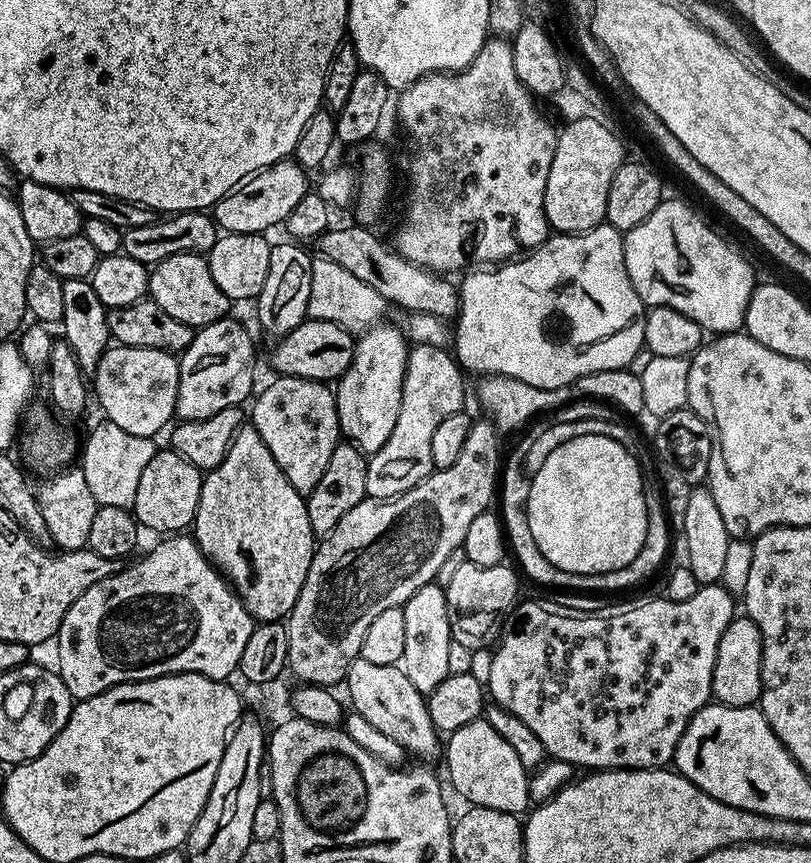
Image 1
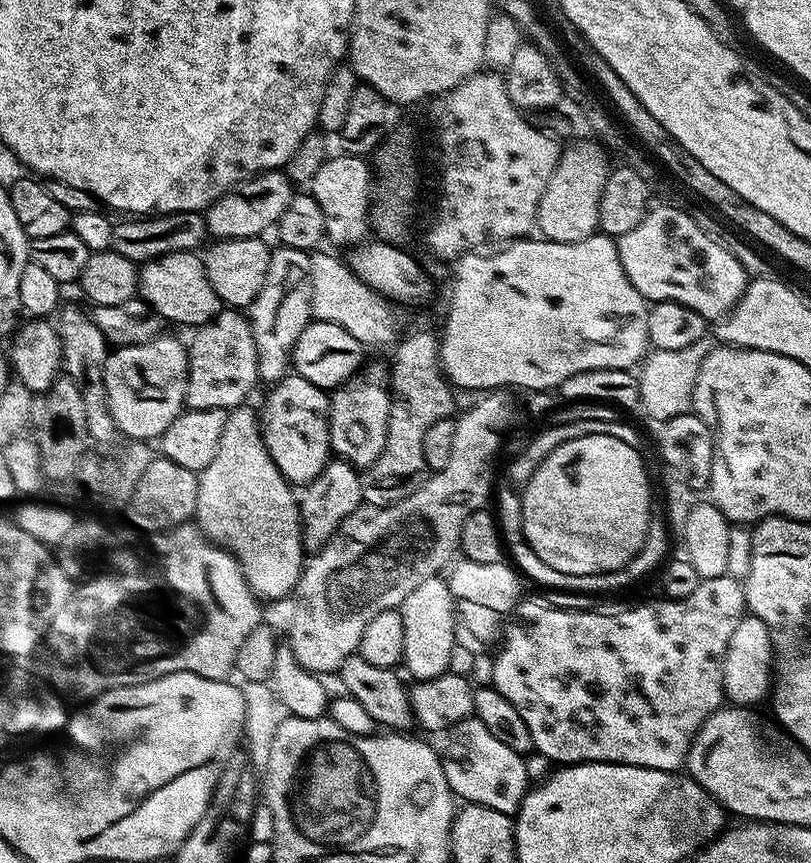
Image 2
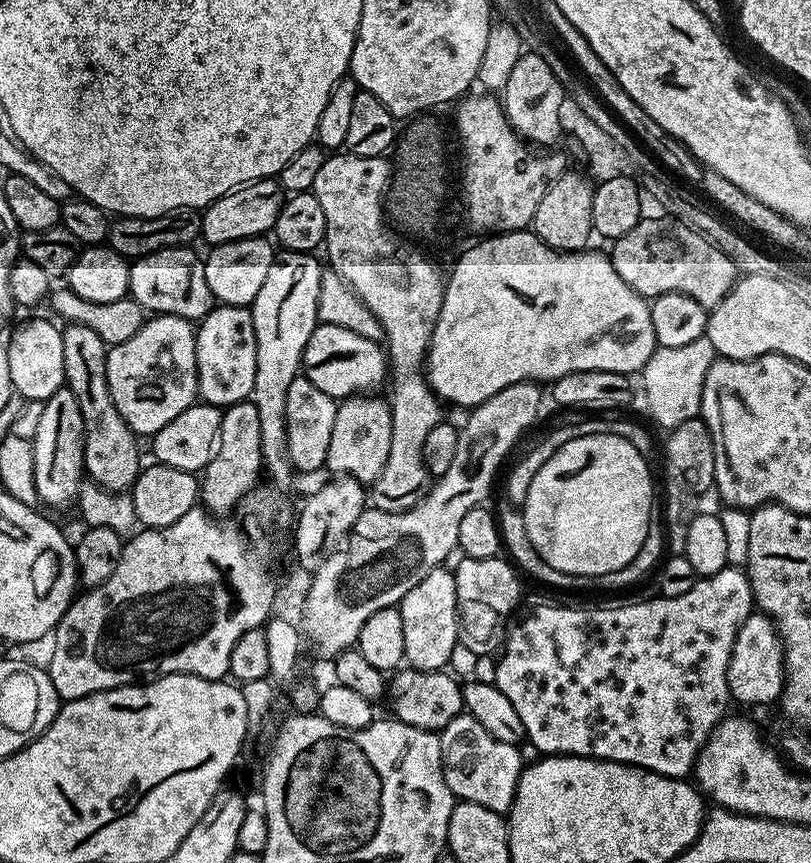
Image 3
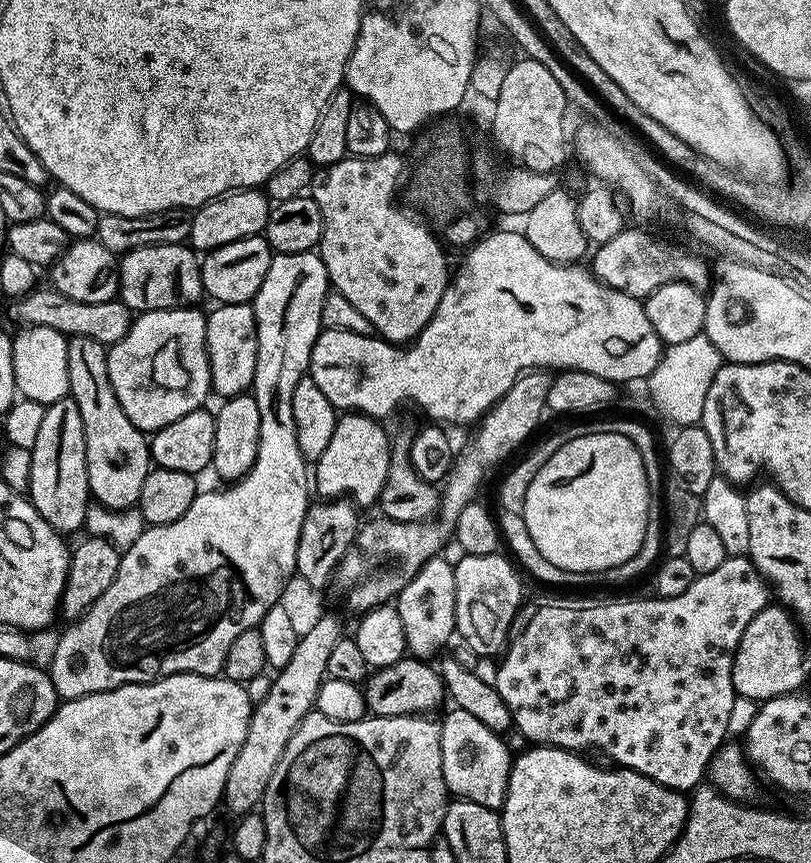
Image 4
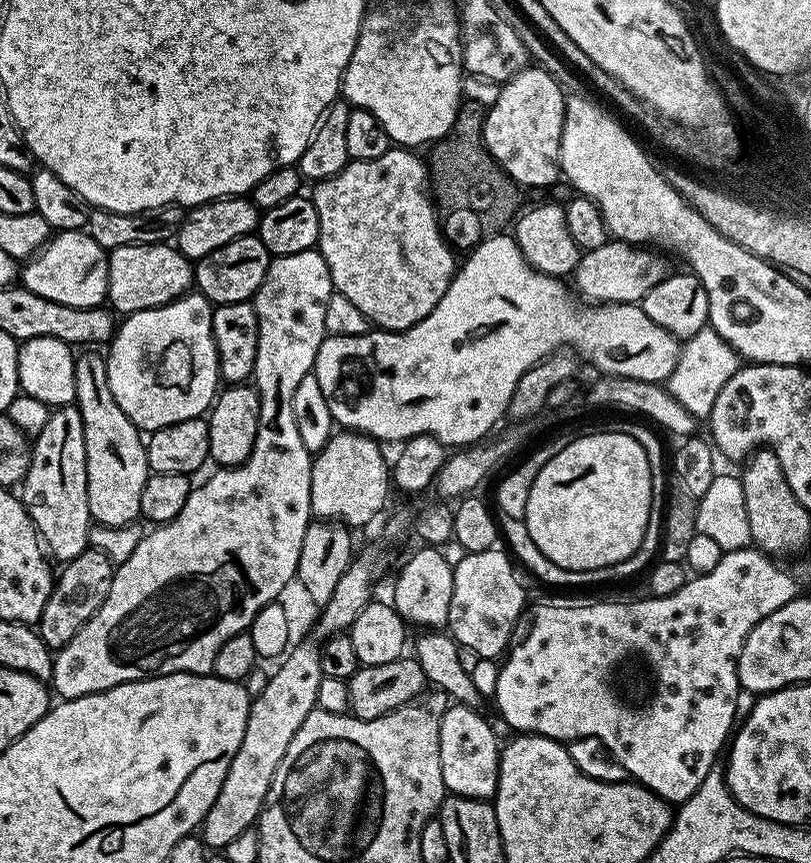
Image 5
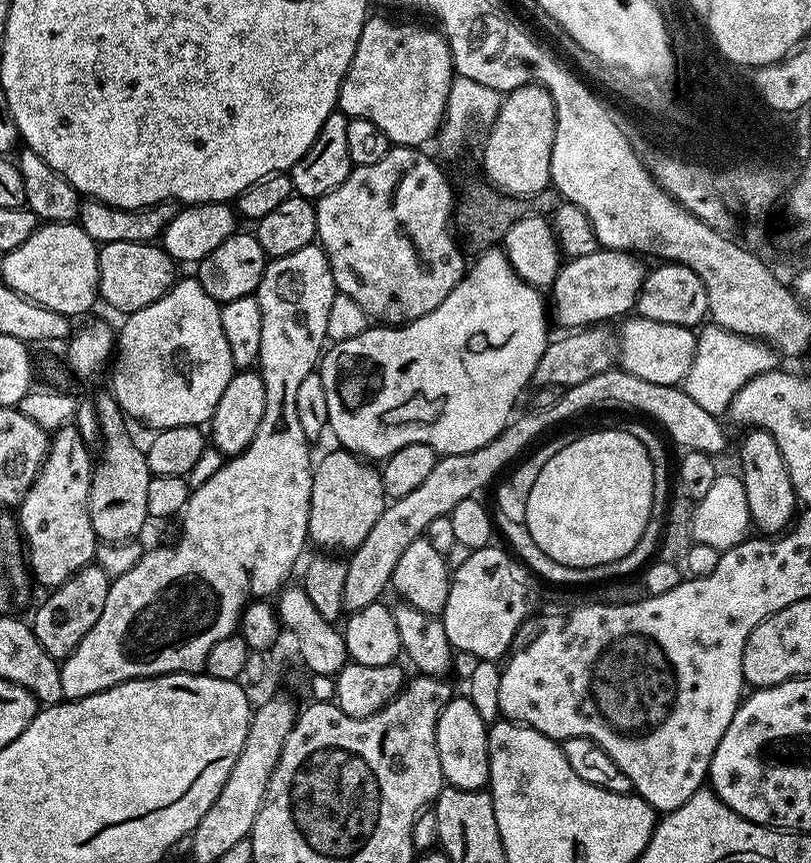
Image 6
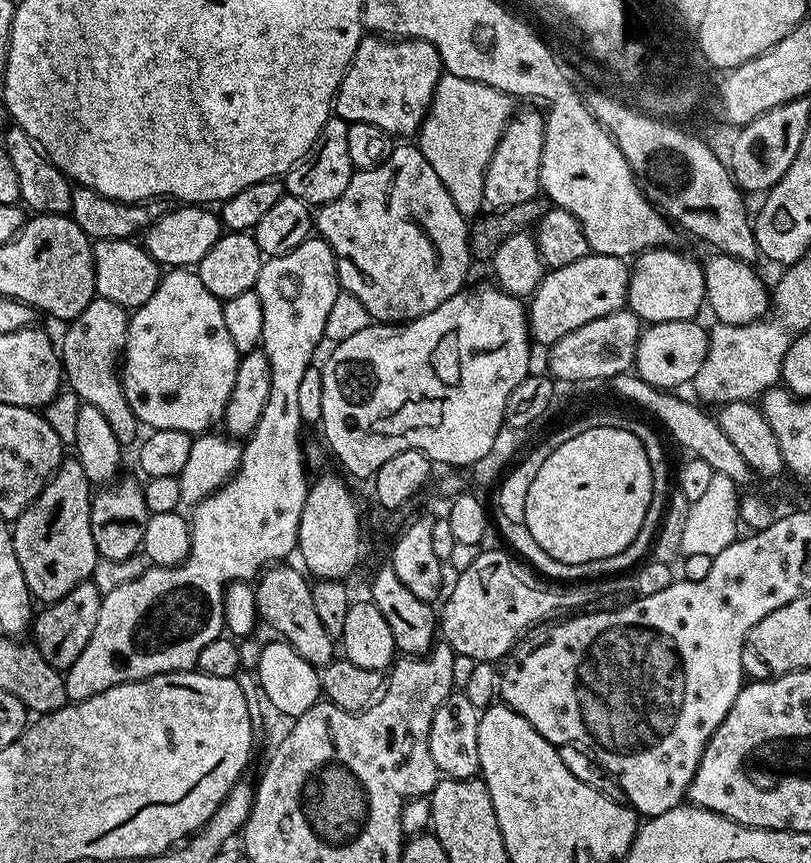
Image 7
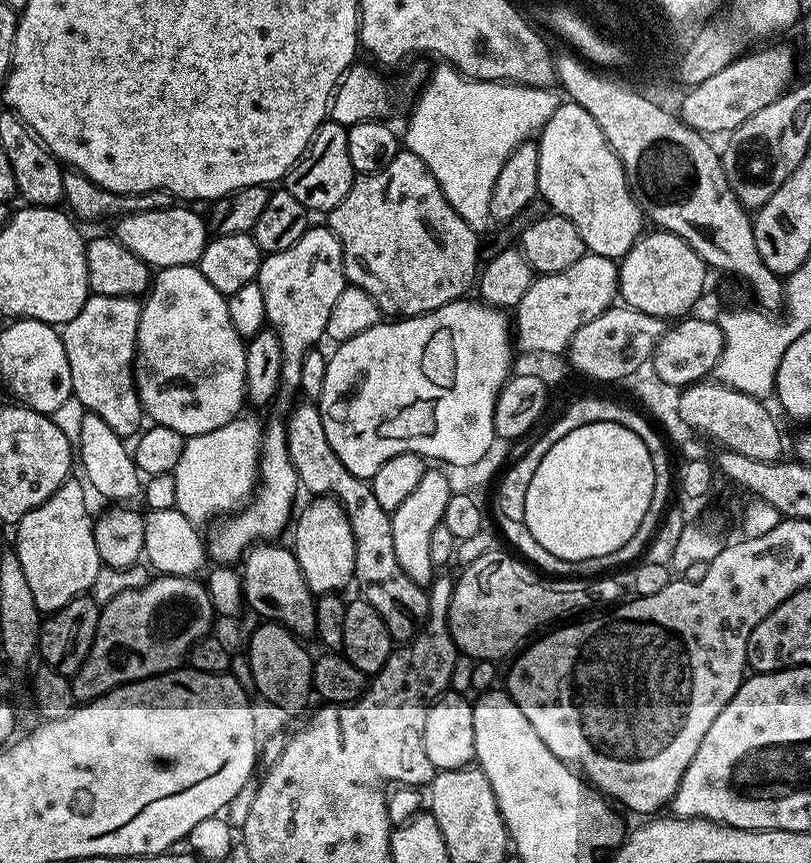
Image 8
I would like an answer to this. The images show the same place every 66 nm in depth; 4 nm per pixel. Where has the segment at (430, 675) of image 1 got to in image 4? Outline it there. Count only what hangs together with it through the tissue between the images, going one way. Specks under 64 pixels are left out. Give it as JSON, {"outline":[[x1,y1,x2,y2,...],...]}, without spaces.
{"outline":[[438,555,427,560,394,600,394,607,402,618,402,630,406,630,407,651,416,658,432,658,439,648,447,649,448,639,456,636,456,570,451,559,444,559]]}

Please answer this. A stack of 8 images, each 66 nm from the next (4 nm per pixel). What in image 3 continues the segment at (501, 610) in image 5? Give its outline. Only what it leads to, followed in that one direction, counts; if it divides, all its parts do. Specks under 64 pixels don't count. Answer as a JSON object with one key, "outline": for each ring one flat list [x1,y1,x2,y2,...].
{"outline":[[464,558,461,561,461,564,455,565,454,568,456,609,460,615,459,643,470,646,470,650,474,650,476,656,486,656,495,653,495,648,499,649,505,643,506,629,517,611,516,603,520,600,520,580,516,577,518,572,504,558,495,560]]}

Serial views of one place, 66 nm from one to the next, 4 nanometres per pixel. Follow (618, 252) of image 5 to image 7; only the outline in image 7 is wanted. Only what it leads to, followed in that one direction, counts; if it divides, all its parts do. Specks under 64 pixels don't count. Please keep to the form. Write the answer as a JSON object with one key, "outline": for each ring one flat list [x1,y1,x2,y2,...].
{"outline":[[595,254,578,258,578,262,570,262,570,266,545,271,542,282,530,297,532,308,530,304,526,312,531,339,537,345,551,346,558,338,570,334,570,330,578,330,578,326,621,311,628,299,629,275,629,265,621,257]]}

